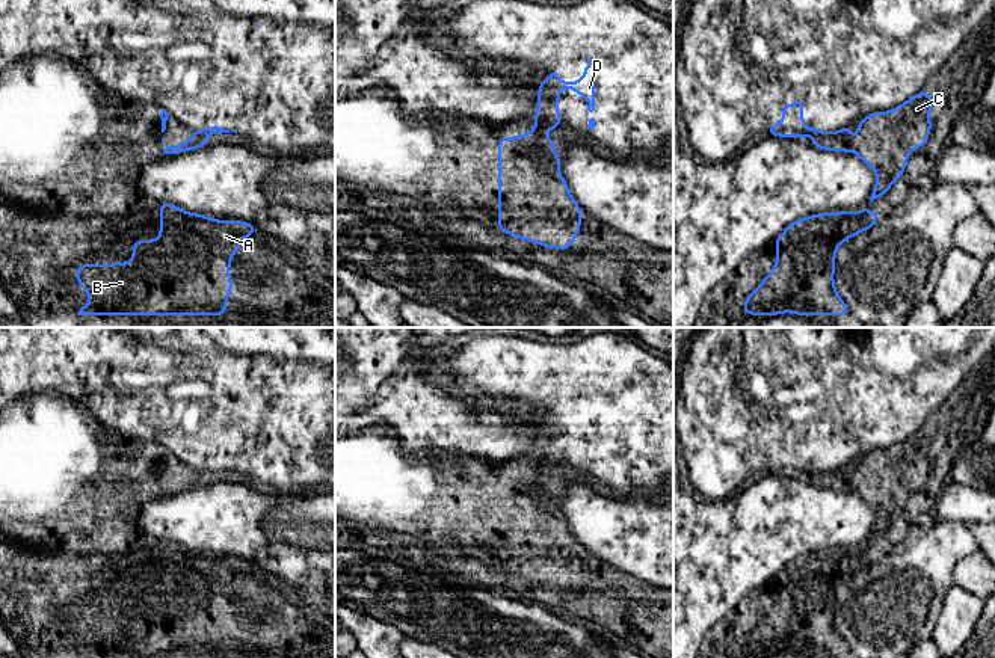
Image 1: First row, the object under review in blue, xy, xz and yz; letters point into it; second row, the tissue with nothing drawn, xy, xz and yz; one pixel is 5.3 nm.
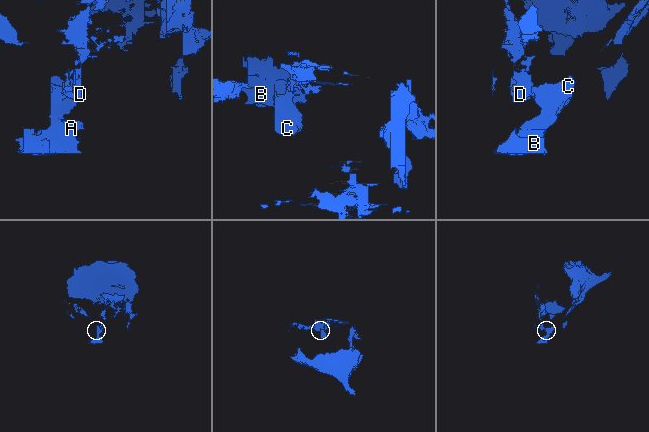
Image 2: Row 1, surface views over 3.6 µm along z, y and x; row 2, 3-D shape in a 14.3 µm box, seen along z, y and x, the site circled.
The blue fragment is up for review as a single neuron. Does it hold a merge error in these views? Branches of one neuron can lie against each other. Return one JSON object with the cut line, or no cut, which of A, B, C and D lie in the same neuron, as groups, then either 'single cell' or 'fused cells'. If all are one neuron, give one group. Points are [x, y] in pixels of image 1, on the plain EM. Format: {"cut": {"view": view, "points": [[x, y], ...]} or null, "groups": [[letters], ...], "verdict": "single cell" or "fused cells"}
{"cut": {"view": "yz", "points": [[823, 470], [813, 474]]}, "groups": [["A", "B", "C"], ["D"]], "verdict": "fused cells"}

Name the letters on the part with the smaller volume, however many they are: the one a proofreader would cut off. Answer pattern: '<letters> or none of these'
A, B, C

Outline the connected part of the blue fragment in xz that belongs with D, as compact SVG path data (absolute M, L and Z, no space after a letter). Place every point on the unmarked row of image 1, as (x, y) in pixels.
M587 397L581 420L560 420L559 409L554 407L545 420L539 421L538 448L533 459L541 469L544 466L556 468L560 463L559 432L565 426L581 432L583 436L589 439L587 448L592 451L595 448L595 397Z

